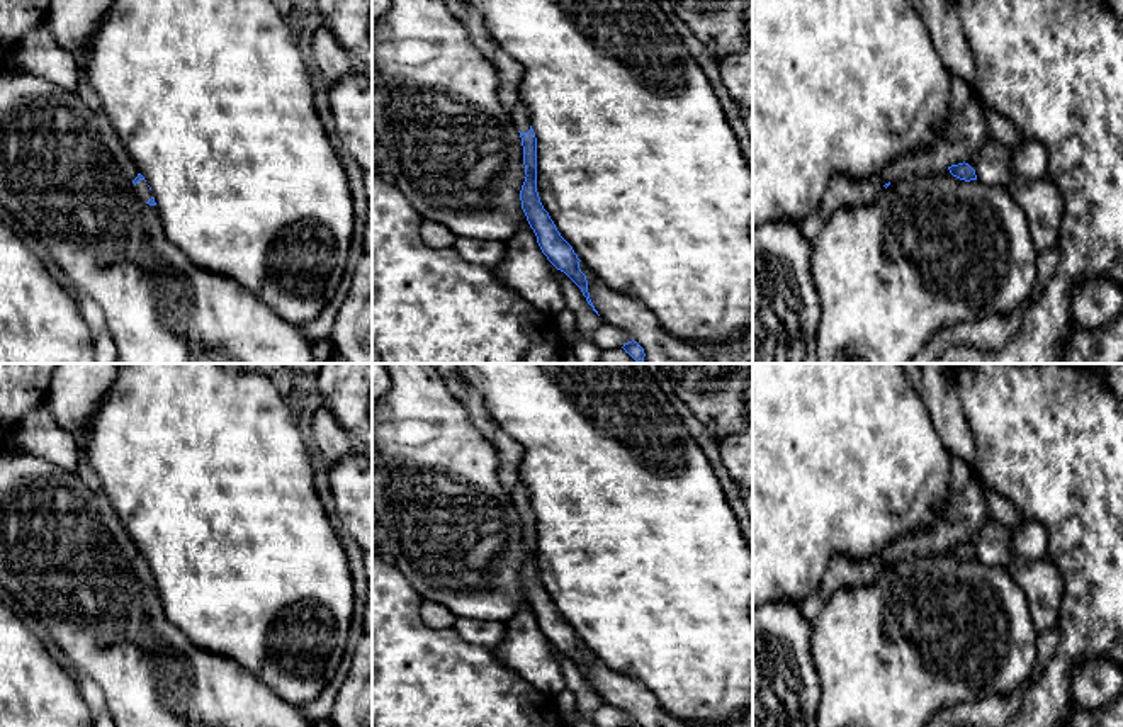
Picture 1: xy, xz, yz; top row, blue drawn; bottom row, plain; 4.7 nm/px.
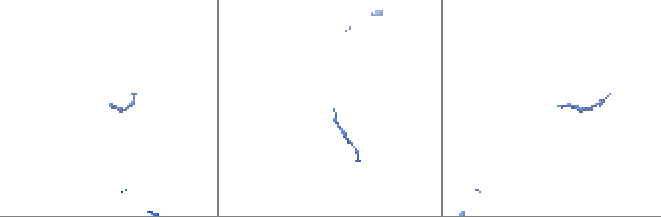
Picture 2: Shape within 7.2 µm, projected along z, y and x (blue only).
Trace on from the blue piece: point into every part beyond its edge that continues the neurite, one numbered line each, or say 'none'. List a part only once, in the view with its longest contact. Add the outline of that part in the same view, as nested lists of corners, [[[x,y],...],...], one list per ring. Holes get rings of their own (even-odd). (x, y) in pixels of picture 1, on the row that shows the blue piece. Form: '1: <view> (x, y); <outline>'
1: xz (520, 114); [[[516,105],[511,110],[511,116],[513,116],[515,127],[520,132],[528,132],[530,131],[530,114],[528,114],[527,107]]]

